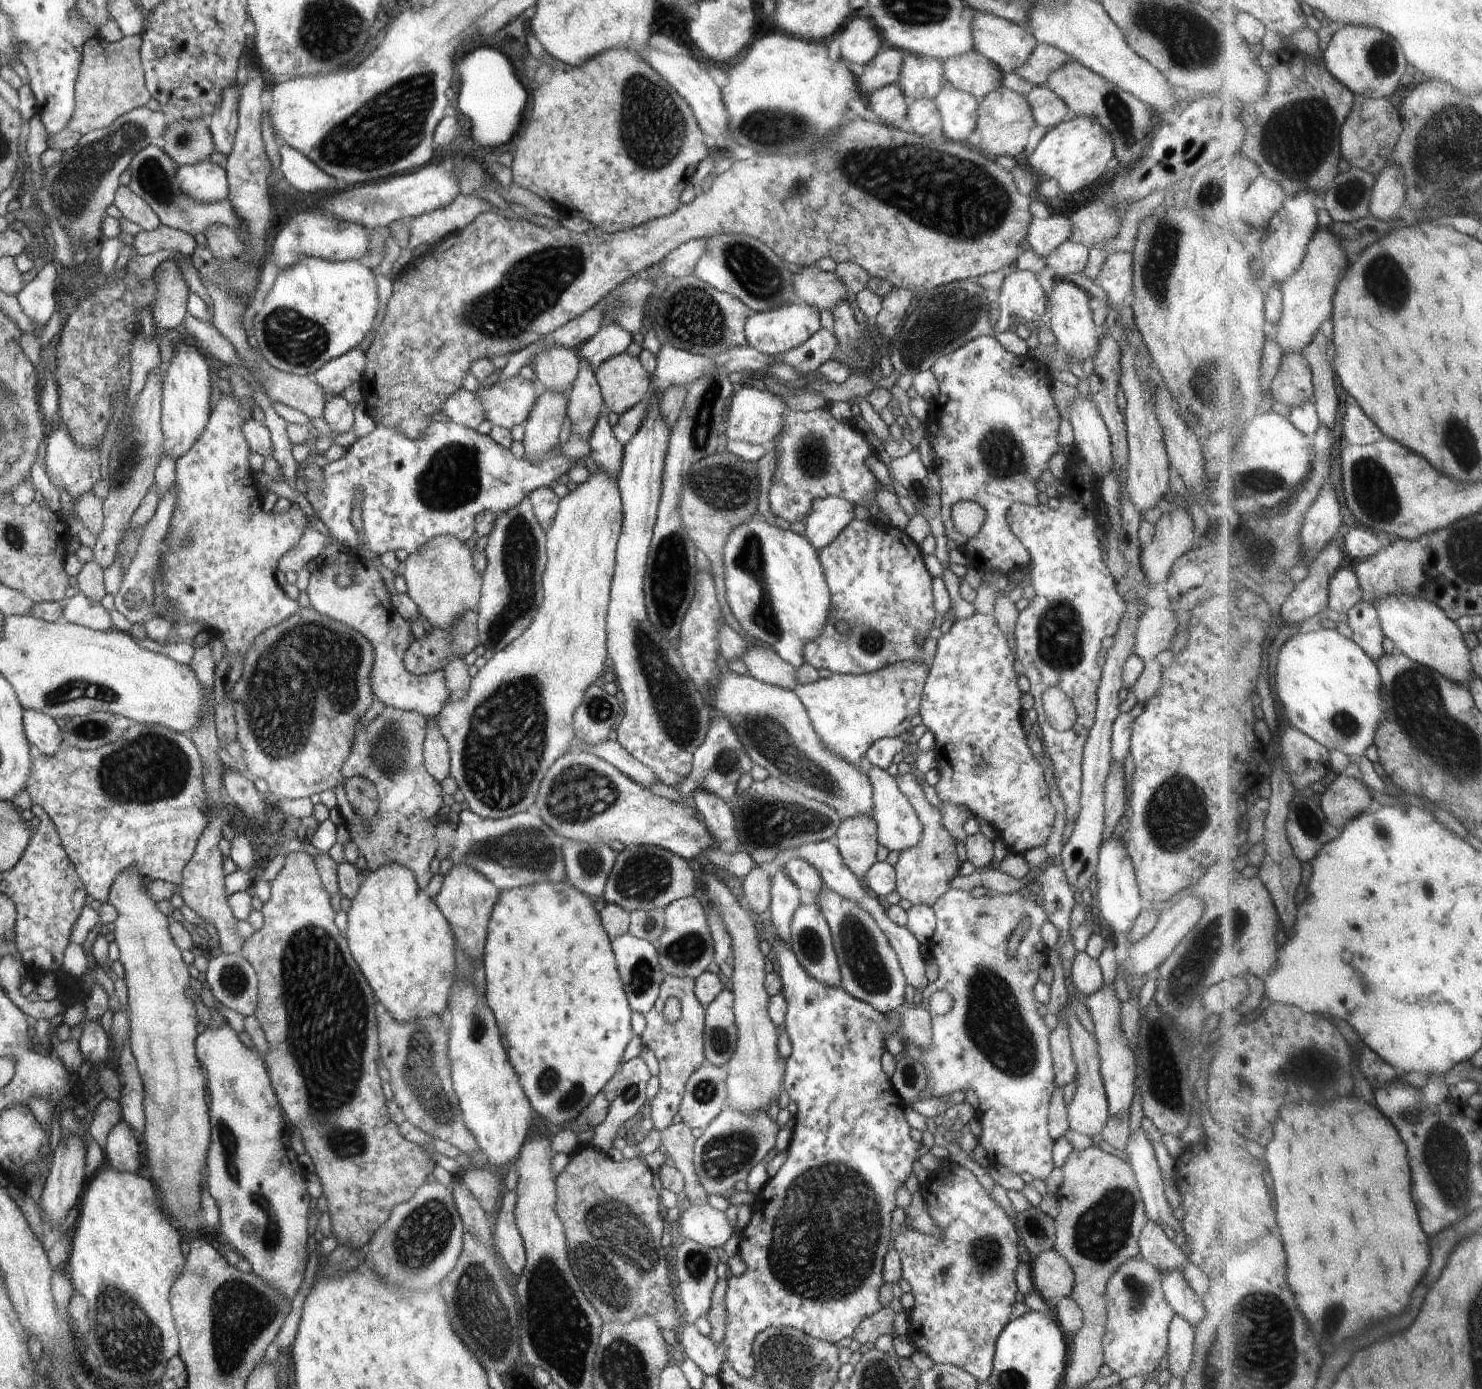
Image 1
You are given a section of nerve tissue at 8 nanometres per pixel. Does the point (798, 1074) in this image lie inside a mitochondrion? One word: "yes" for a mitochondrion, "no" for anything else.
no

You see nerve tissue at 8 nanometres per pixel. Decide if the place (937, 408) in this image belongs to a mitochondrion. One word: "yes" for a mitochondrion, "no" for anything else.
no

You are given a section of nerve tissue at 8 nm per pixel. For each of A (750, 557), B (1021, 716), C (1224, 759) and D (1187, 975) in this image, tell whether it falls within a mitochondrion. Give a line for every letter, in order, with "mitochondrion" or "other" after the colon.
A: mitochondrion
B: other
C: other
D: mitochondrion

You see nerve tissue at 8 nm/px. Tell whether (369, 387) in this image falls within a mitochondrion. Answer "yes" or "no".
no

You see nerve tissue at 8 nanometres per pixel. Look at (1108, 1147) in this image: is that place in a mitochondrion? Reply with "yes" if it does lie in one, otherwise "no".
no

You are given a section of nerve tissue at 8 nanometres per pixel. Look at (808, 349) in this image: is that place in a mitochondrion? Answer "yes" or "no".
no

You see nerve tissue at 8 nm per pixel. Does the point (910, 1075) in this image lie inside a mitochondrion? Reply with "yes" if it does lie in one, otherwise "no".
yes

